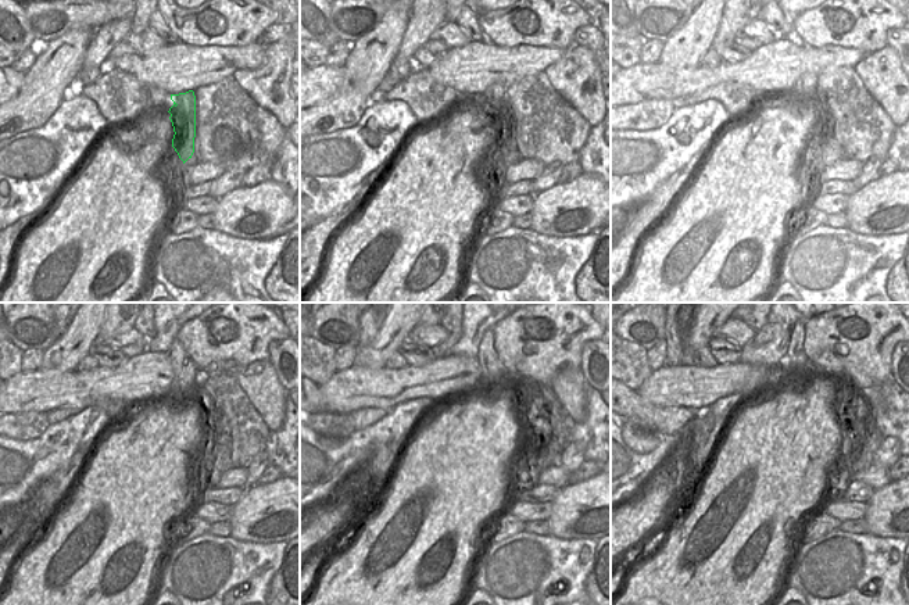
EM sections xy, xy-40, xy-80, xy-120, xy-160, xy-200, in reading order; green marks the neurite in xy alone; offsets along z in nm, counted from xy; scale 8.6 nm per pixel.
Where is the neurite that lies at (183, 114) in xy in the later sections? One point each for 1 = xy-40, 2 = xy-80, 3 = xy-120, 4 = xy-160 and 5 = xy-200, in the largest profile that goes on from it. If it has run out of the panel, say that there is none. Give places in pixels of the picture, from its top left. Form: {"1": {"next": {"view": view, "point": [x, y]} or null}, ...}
{"1": {"next": {"view": "xy-40", "point": [493, 99]}}, "2": {"next": {"view": "xy-80", "point": [805, 86]}}, "3": {"next": {"view": "xy-120", "point": [185, 371]}}, "4": {"next": {"view": "xy-160", "point": [493, 369]}}, "5": {"next": {"view": "xy-200", "point": [802, 369]}}}

